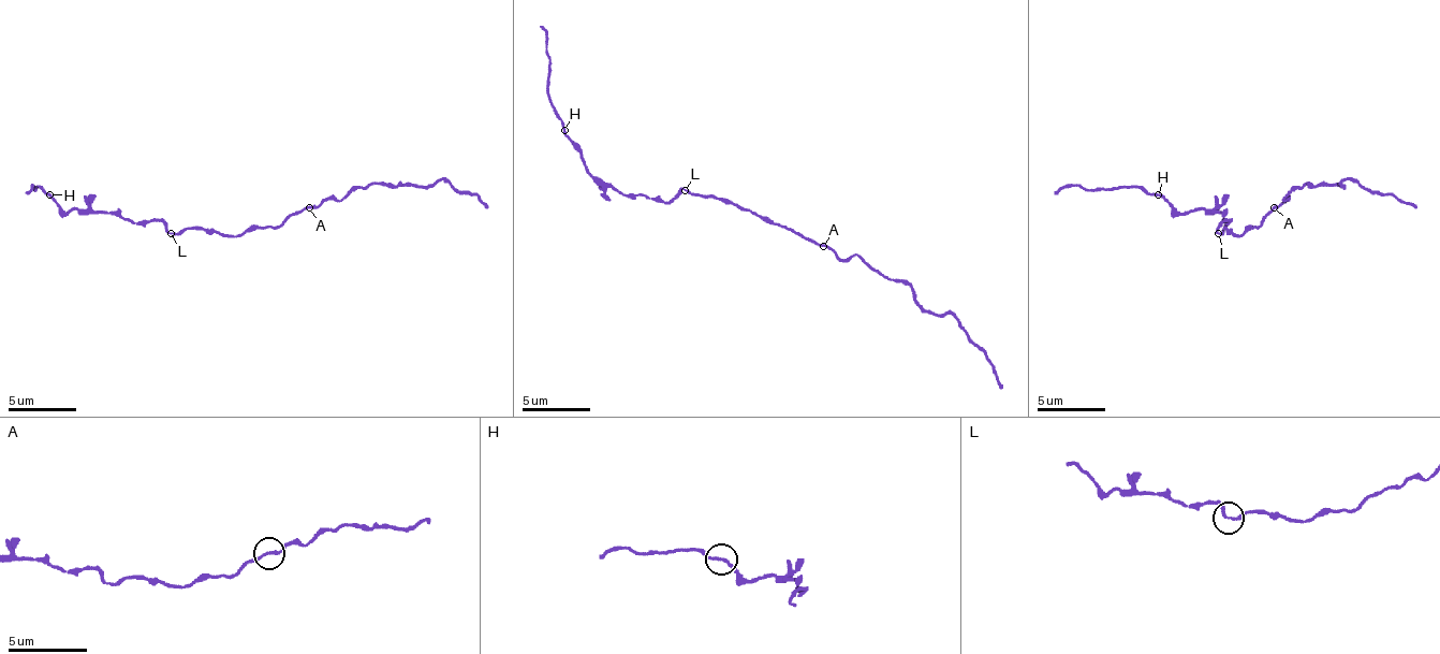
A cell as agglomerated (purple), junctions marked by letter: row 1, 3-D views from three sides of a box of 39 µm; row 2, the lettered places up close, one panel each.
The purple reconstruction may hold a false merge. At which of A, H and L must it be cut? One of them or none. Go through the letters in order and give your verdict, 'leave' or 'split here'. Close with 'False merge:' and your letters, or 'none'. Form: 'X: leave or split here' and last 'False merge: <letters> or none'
A: leave
H: leave
L: leave
False merge: none

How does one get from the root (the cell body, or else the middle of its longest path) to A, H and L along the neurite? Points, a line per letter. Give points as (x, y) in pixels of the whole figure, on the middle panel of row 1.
A: (747, 211), (757, 211), (763, 218), (770, 218), (777, 224), (787, 224), (824, 245)
H: (747, 211), (686, 191), (669, 201), (651, 201), (642, 194), (604, 187), (588, 171), (581, 150), (564, 130)
L: (747, 211), (739, 211), (716, 198), (703, 198), (686, 191)

